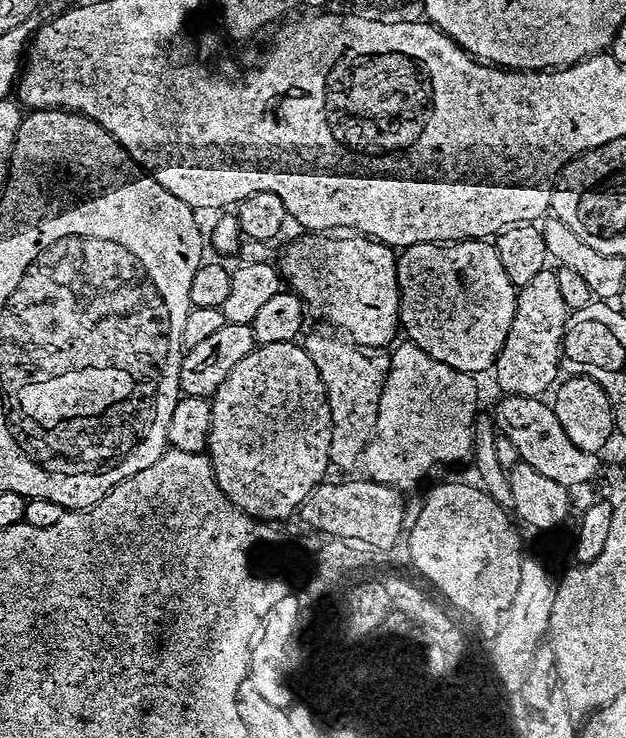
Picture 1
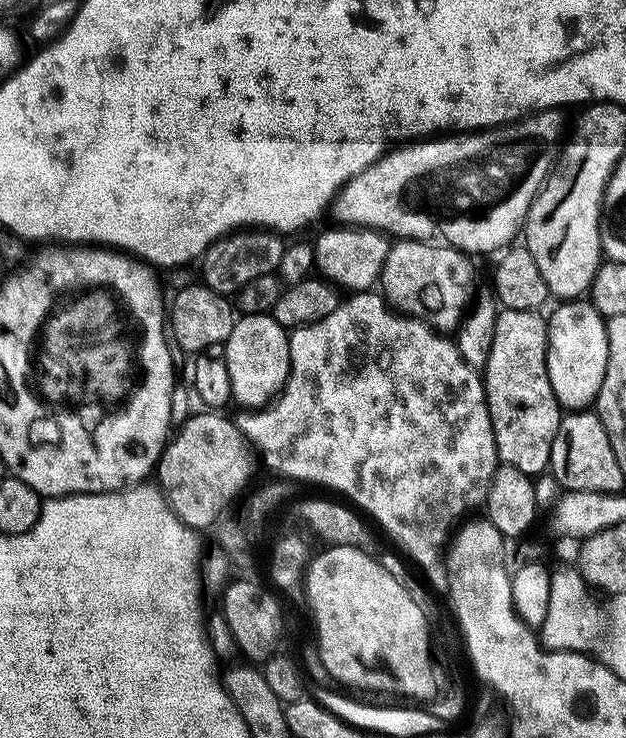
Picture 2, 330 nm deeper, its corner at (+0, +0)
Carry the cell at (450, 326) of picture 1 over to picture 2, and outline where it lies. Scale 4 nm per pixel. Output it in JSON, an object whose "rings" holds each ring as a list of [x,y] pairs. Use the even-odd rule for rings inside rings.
{"rings":[[[400,240],[388,249],[384,269],[380,272],[379,291],[397,313],[421,320],[429,328],[452,334],[459,329],[476,288],[476,272],[460,249],[440,242]]]}

